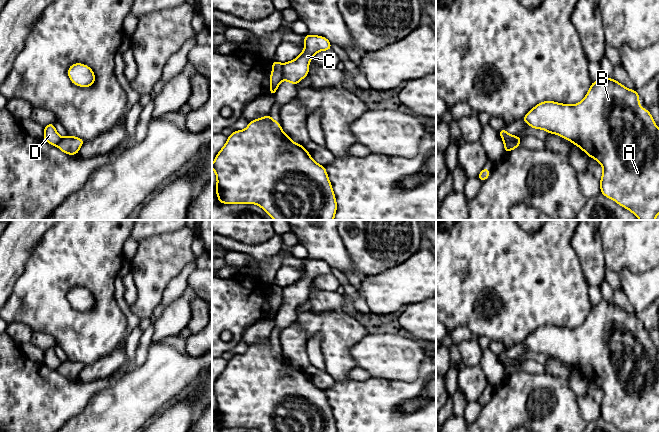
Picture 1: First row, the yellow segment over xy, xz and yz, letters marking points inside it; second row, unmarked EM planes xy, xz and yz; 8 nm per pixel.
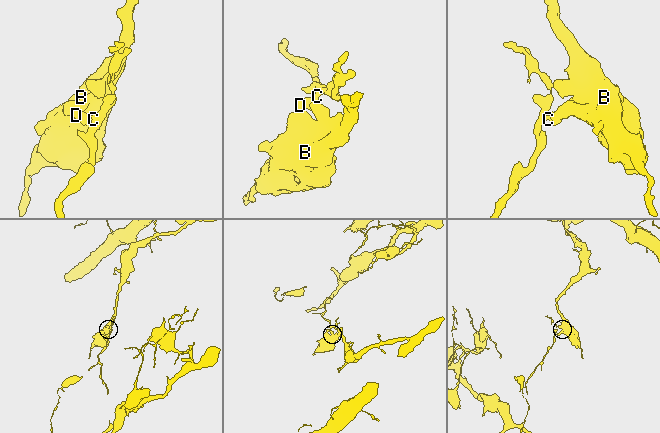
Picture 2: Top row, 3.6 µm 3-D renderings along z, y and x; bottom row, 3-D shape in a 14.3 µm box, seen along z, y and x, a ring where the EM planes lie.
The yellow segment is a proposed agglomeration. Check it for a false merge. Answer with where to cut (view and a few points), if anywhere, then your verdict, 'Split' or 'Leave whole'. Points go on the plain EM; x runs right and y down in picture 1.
Split along yz (503, 362), (504, 364), (519, 365). Split

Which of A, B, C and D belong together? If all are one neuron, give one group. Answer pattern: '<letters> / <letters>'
A B D / C

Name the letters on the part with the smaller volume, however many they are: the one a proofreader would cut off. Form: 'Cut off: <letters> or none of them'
Cut off: C

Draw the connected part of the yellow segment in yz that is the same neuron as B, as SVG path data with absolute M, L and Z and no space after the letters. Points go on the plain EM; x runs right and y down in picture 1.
M603 300L592 306L587 319L575 329L544 325L522 343L530 351L545 354L571 365L603 392L601 417L624 432L659 432L659 353L648 333L642 333L637 314L630 314Z

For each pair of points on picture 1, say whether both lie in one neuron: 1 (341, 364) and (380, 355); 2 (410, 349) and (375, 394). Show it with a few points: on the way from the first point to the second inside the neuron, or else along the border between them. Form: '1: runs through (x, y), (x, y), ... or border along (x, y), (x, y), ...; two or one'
1: border along (362, 338), (349, 351), (355, 360), (356, 366); two
2: border along (371, 377), (410, 381); two

